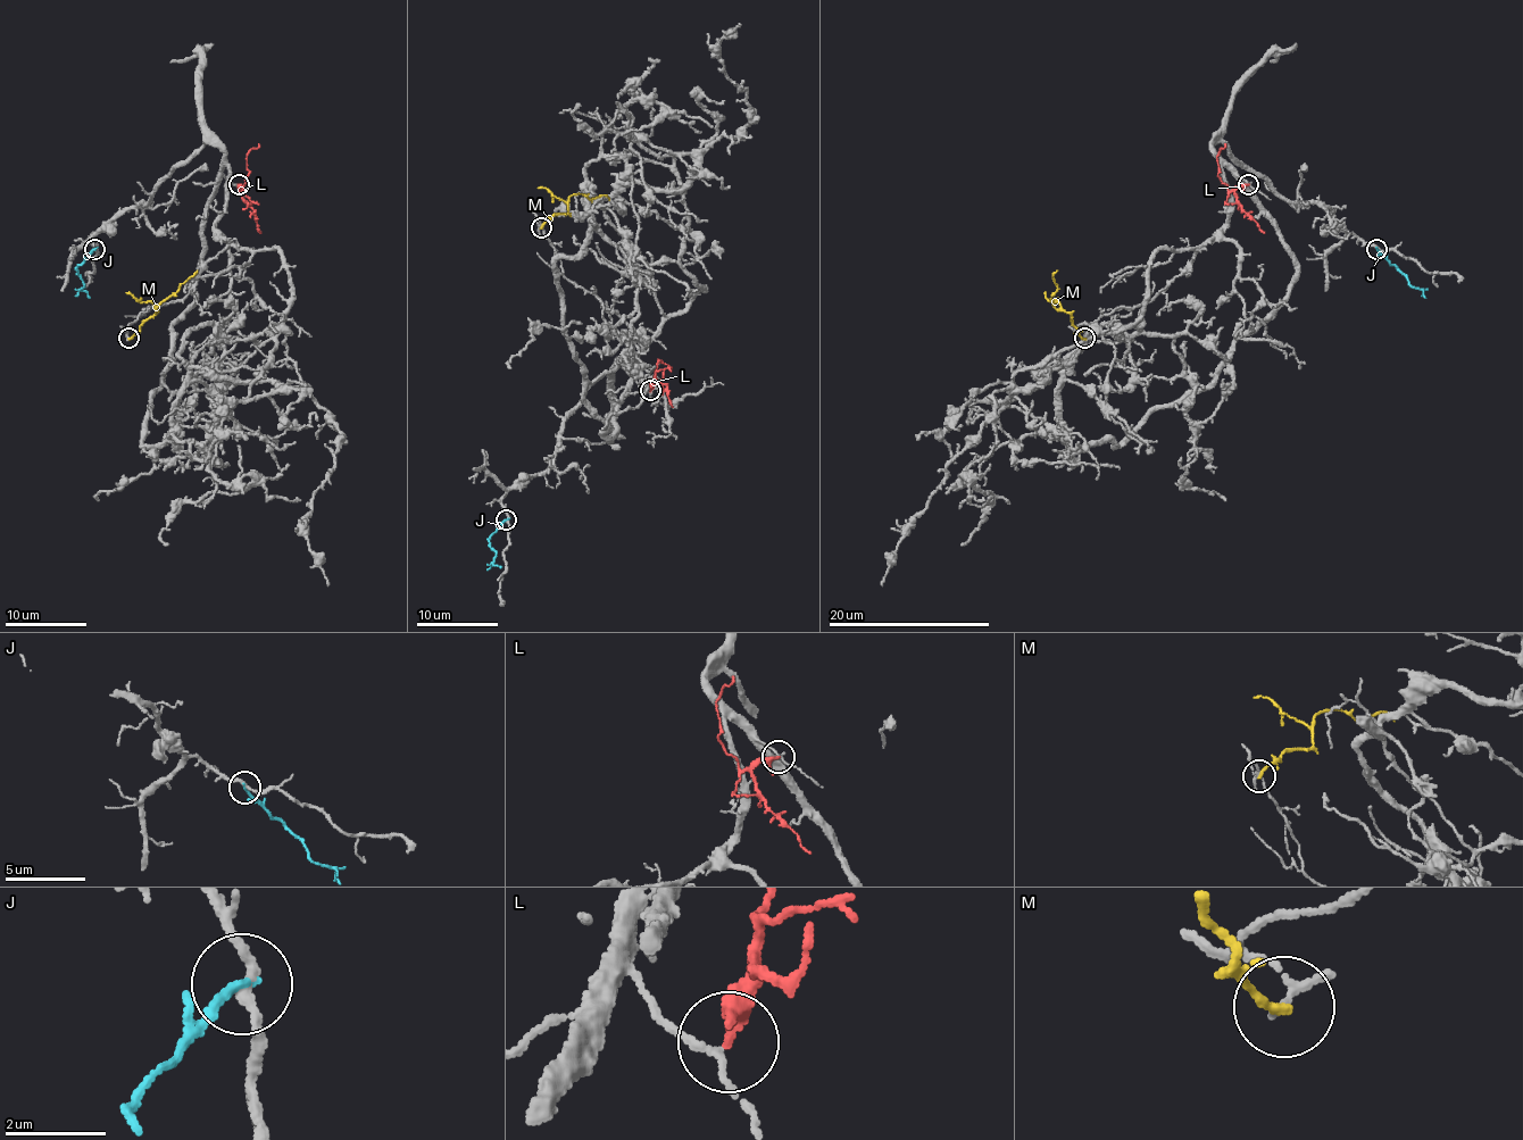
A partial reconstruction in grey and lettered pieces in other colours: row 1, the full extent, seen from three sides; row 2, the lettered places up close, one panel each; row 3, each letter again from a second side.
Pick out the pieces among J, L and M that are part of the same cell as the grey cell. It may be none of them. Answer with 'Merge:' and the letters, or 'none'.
Merge: none

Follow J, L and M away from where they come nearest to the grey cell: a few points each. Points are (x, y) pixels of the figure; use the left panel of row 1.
J: (94, 249), (76, 267), (89, 298)
L: (239, 184), (243, 191), (249, 174), (247, 155), (259, 144)
M: (130, 339), (197, 269)

